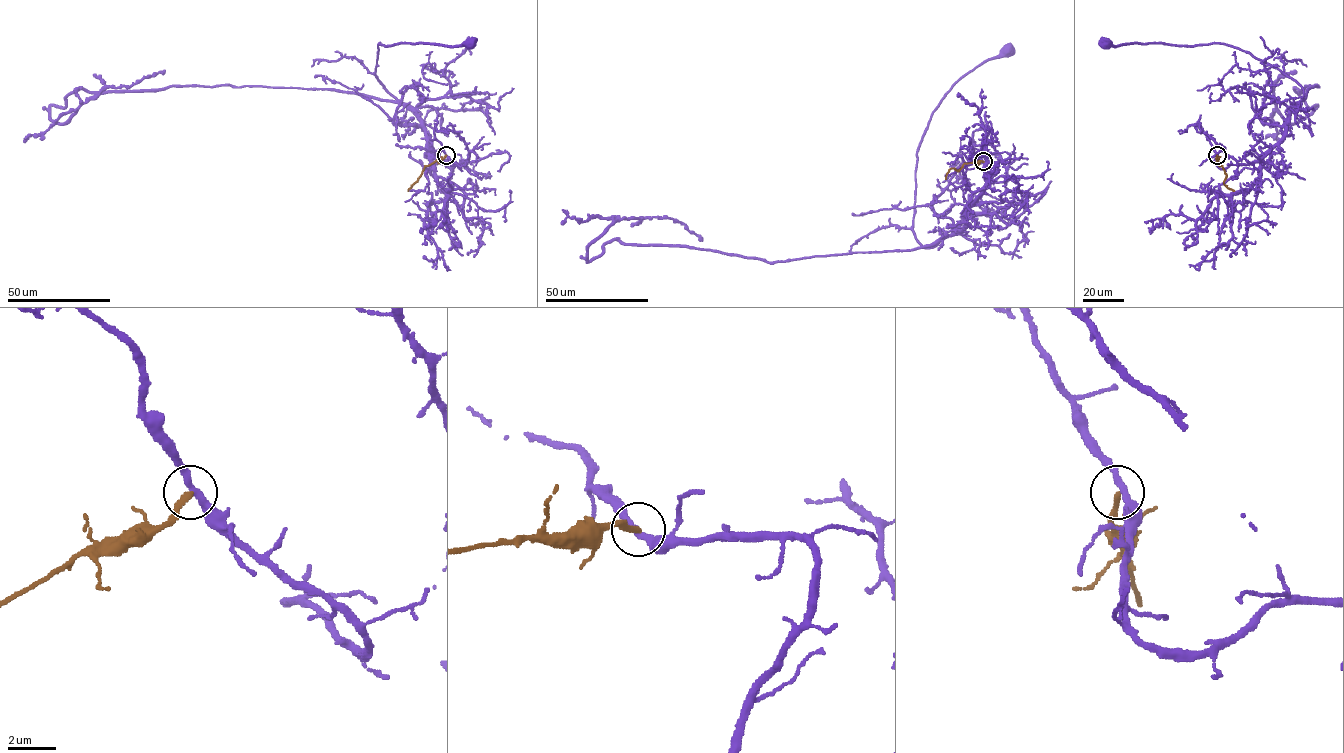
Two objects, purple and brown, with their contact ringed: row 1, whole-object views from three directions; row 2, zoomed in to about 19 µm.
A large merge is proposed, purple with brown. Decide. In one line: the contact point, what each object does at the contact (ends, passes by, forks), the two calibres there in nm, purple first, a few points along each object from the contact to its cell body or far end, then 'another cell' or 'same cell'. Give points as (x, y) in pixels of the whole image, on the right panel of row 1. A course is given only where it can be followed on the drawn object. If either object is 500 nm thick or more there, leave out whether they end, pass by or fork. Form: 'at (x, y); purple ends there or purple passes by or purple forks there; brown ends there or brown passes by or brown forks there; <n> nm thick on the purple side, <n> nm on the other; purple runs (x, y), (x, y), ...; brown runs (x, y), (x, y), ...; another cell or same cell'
at (1217, 155); purple passes by; brown ends there; 300 nm thick on the purple side, 240 nm on the other; purple runs (1217, 155), (1219, 168), (1256, 162), (1282, 137), (1303, 88), (1249, 53), (1219, 43), (1105, 44); brown runs (1217, 155), (1219, 165), (1226, 175), (1223, 183), (1234, 191); another cell

